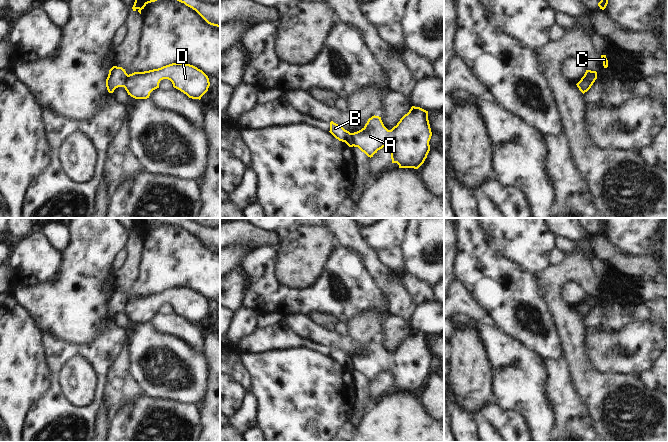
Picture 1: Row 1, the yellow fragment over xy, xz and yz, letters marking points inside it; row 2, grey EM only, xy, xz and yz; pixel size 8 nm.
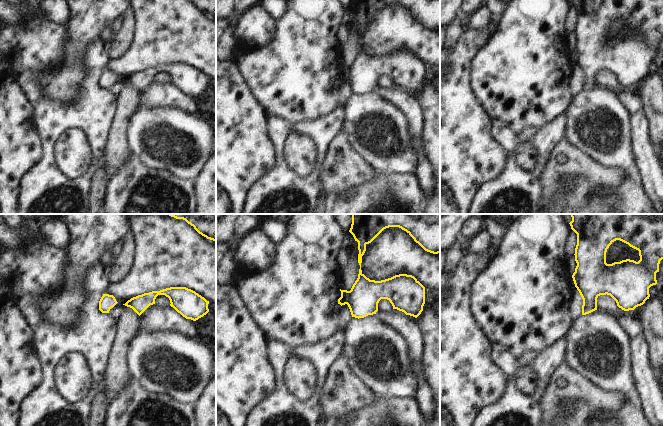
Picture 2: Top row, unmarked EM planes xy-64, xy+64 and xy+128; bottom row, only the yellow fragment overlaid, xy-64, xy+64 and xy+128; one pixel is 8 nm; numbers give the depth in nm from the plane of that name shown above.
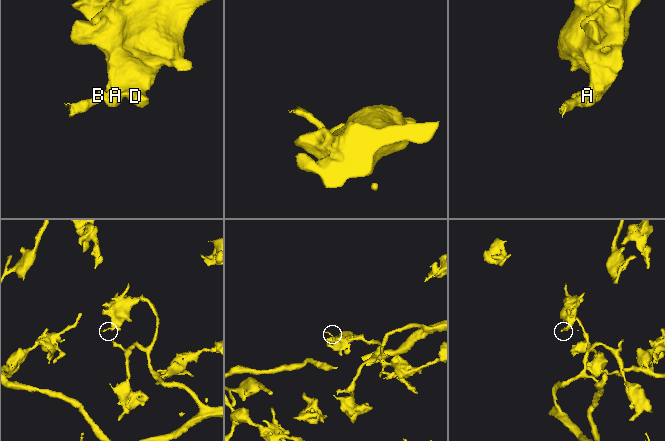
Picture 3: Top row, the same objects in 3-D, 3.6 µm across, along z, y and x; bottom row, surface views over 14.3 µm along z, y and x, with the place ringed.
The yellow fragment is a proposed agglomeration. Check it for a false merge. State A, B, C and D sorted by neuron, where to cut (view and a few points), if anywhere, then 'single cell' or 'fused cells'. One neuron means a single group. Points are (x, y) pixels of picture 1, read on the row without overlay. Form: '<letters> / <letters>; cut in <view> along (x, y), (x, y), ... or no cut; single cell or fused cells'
A C D / B; cut in xz along (350, 357), (353, 369); fused cells

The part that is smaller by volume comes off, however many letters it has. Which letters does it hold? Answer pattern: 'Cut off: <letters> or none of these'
Cut off: B

